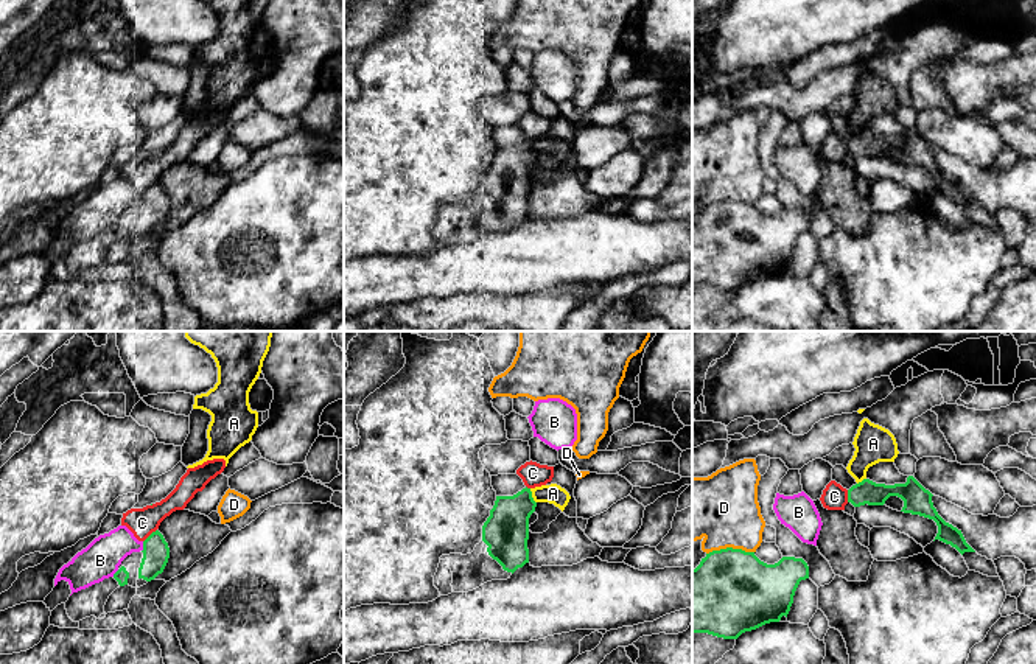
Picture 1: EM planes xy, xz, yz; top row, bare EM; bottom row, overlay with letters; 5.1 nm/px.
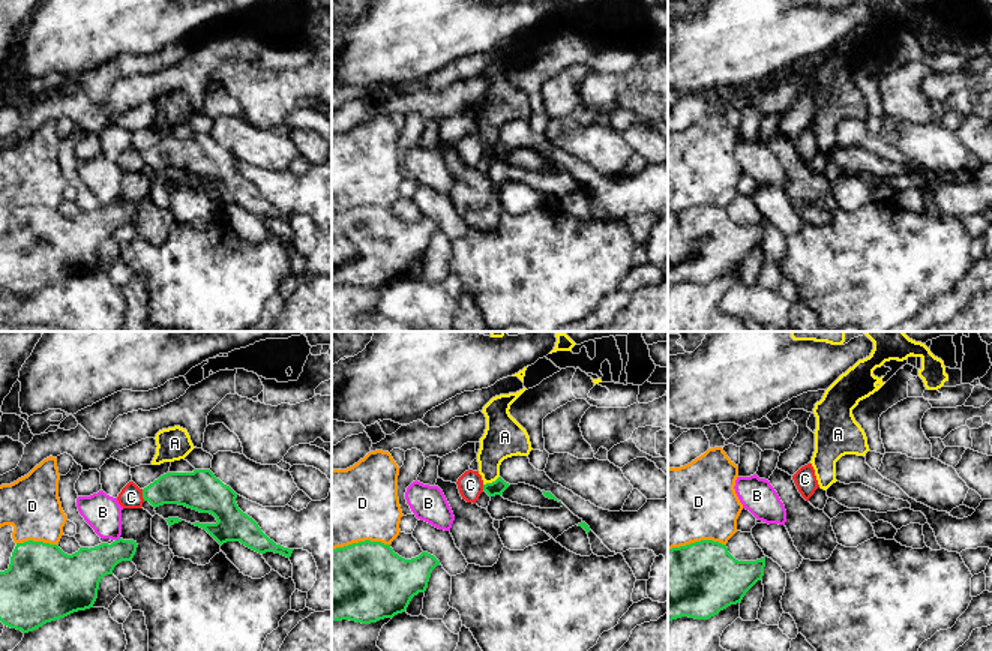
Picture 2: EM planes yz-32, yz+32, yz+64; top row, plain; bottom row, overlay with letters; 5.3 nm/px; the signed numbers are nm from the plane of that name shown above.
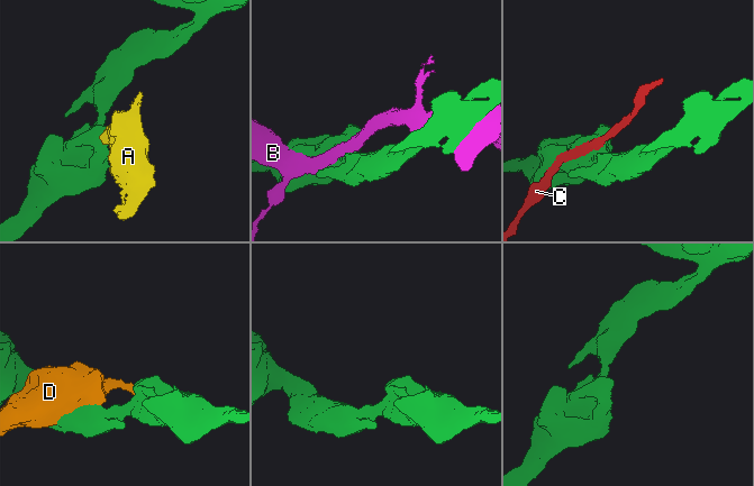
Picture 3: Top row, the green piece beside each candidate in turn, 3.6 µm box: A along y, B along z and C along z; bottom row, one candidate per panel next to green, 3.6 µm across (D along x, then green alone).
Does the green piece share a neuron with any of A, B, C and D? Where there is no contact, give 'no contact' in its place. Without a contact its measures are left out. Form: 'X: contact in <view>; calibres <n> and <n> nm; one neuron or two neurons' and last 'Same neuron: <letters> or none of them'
A: contact in xz; calibres 240 and 100 nm; two neurons
B: contact in xy; calibres 140 and 200 nm; two neurons
C: contact in xy; calibres 140 and 150 nm; two neurons
D: contact in yz; calibres 440 and 360 nm; two neurons
Same neuron: none of them

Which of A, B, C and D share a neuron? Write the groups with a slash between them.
A / B / C / D

